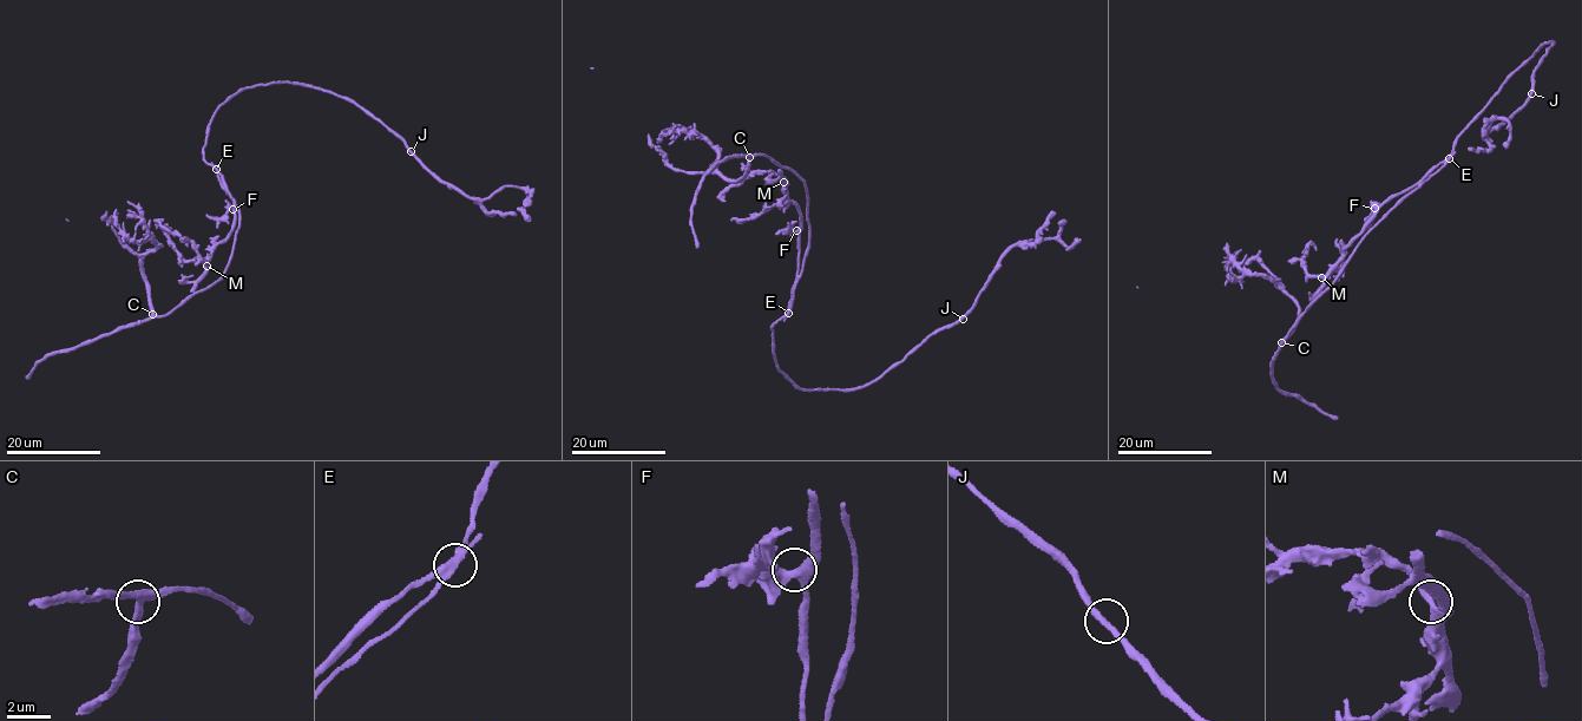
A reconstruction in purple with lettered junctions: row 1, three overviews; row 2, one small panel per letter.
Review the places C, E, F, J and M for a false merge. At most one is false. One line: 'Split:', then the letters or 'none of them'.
Split: E

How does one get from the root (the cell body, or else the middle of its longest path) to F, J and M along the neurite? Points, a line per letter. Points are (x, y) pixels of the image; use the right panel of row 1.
F: (1450, 156), (1425, 179), (1389, 196), (1374, 208)
J: (1450, 156), (1457, 135), (1510, 74), (1538, 47), (1555, 41), (1534, 73), (1531, 93)
M: (1450, 156), (1425, 179), (1393, 195), (1379, 207), (1364, 230), (1345, 248), (1336, 267), (1321, 277)

